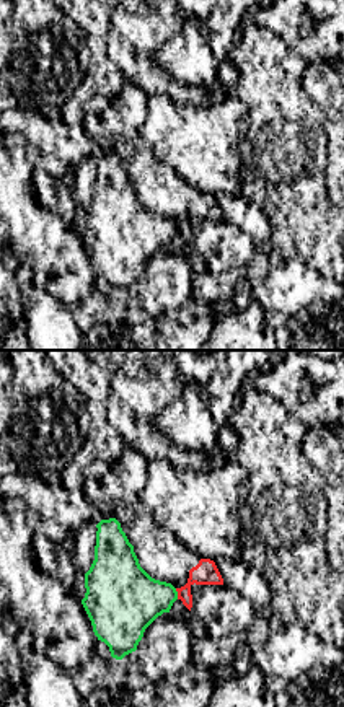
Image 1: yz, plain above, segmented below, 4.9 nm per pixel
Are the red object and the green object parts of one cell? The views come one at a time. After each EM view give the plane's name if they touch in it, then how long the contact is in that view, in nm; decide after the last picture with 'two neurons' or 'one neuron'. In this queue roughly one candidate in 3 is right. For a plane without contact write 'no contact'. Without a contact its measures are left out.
contact in yz; length 60 nm

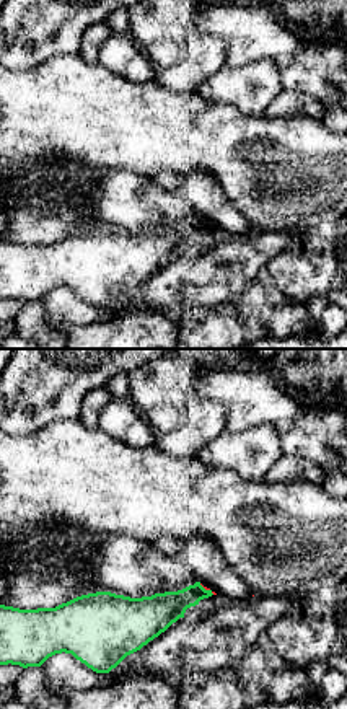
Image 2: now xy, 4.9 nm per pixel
contact in xy; length 90 nm

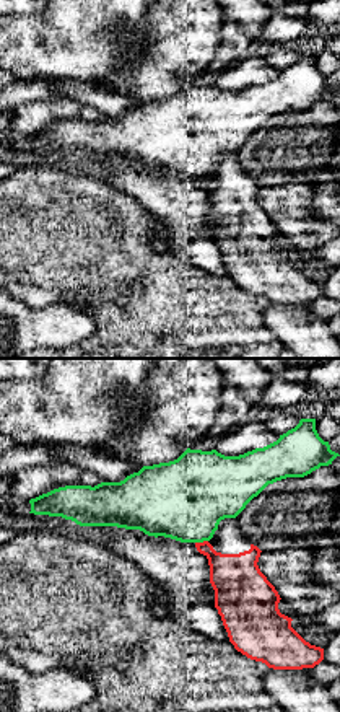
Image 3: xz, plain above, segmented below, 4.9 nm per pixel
contact in xz; length 70 nm

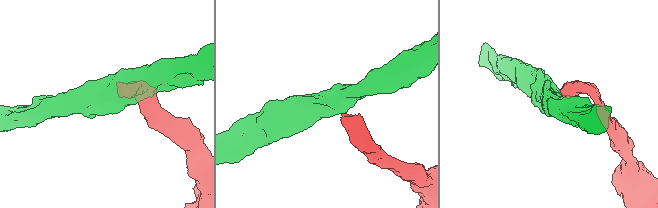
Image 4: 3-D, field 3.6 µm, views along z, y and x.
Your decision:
two neurons

